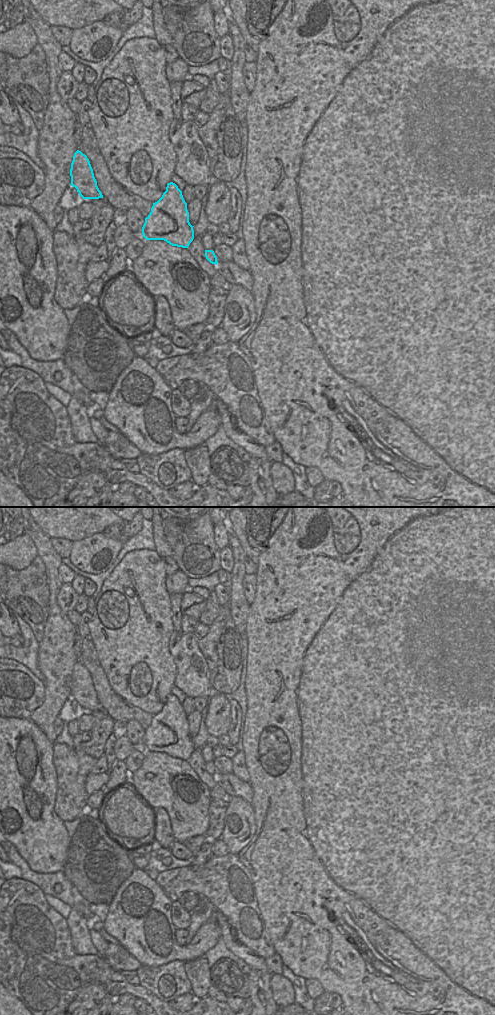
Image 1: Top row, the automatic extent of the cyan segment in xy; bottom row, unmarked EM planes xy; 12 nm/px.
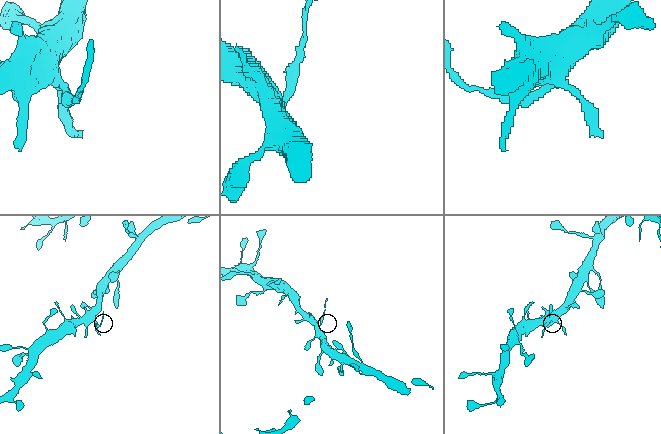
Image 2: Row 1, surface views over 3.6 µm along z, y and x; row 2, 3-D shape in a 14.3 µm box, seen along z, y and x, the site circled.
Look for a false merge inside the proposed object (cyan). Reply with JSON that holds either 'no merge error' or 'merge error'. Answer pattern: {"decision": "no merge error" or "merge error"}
{"decision": "no merge error"}

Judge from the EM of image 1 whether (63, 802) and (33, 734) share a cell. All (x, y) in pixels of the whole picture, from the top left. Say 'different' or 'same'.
different

